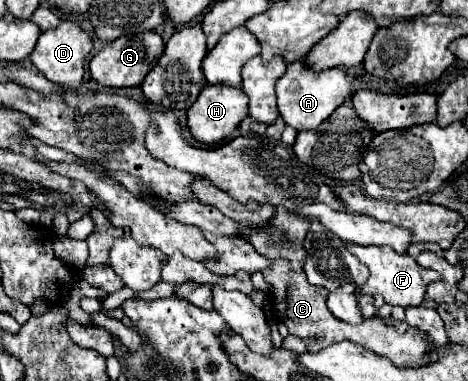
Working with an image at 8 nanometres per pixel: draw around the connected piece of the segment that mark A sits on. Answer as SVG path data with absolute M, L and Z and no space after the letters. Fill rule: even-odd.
M297 60L287 66L287 72L277 82L277 106L285 124L295 130L315 130L323 120L327 120L347 98L351 96L349 76L343 68L321 70L315 76L315 70L305 64L305 60Z

